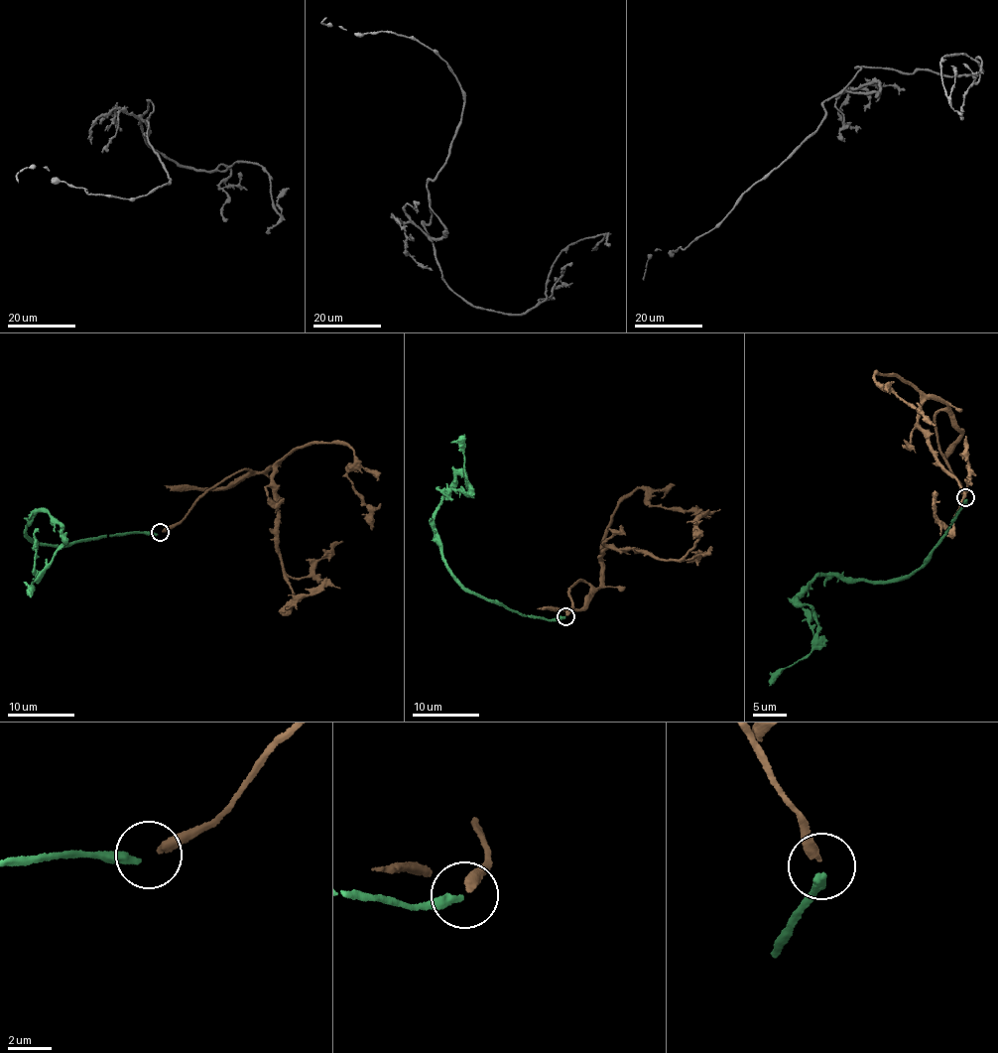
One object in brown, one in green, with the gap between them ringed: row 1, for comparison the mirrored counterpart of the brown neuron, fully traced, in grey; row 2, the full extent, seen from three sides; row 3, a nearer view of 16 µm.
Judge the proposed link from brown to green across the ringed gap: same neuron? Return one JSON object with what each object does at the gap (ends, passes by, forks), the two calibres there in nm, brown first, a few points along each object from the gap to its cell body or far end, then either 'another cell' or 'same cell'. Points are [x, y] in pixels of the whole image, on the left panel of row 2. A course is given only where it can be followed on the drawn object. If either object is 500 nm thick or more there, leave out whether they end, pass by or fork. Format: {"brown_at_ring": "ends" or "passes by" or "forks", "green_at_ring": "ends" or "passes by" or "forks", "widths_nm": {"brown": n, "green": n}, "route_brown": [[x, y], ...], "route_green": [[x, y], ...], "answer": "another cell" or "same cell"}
{"brown_at_ring": "ends", "green_at_ring": "ends", "widths_nm": {"brown": 380, "green": 320}, "route_brown": [[162, 532], [226, 478], [278, 463], [271, 488], [280, 556], [294, 602], [290, 606], [325, 586], [340, 588]], "route_green": [[157, 534], [32, 541], [26, 527], [42, 509], [63, 542], [30, 597]], "answer": "same cell"}

